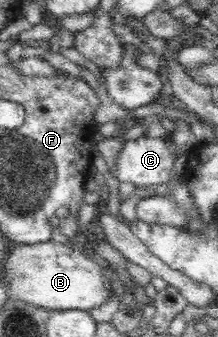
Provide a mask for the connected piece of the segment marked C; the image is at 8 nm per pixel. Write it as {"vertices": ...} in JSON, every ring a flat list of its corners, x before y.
{"vertices":[[161,137,124,140,114,171,109,172,119,183,132,182,136,187,162,184,178,154,174,143,167,144]]}

